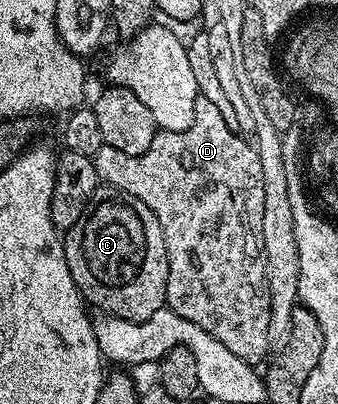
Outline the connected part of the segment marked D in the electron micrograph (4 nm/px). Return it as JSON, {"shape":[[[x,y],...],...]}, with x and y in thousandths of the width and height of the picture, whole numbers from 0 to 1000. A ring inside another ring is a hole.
{"shape":[[[583,233],[580,257],[574,260],[574,300],[562,309],[562,319],[547,324],[464,322],[444,369],[432,369],[432,379],[417,384],[349,379],[349,369],[337,369],[308,354],[290,369],[290,379],[278,379],[266,391],[284,421],[284,441],[299,455],[322,453],[331,468],[346,475],[408,488],[444,515],[456,527],[456,537],[467,537],[467,557],[479,557],[479,577],[491,597],[491,636],[497,639],[497,683],[491,686],[494,767],[527,775],[527,785],[550,785],[550,795],[574,795],[574,804],[609,814],[609,824],[621,824],[633,834],[645,834],[645,844],[657,844],[657,854],[669,854],[669,864],[680,864],[680,874],[704,874],[704,884],[716,884],[728,896],[757,903],[766,901],[766,889],[781,876],[796,876],[799,869],[793,856],[799,725],[793,723],[793,693],[781,686],[781,634],[775,629],[781,609],[775,597],[775,408],[754,361],[737,347],[731,354],[719,342],[731,344],[719,332],[692,322],[689,307],[672,292],[663,292],[642,260],[615,250],[609,240]]]}

